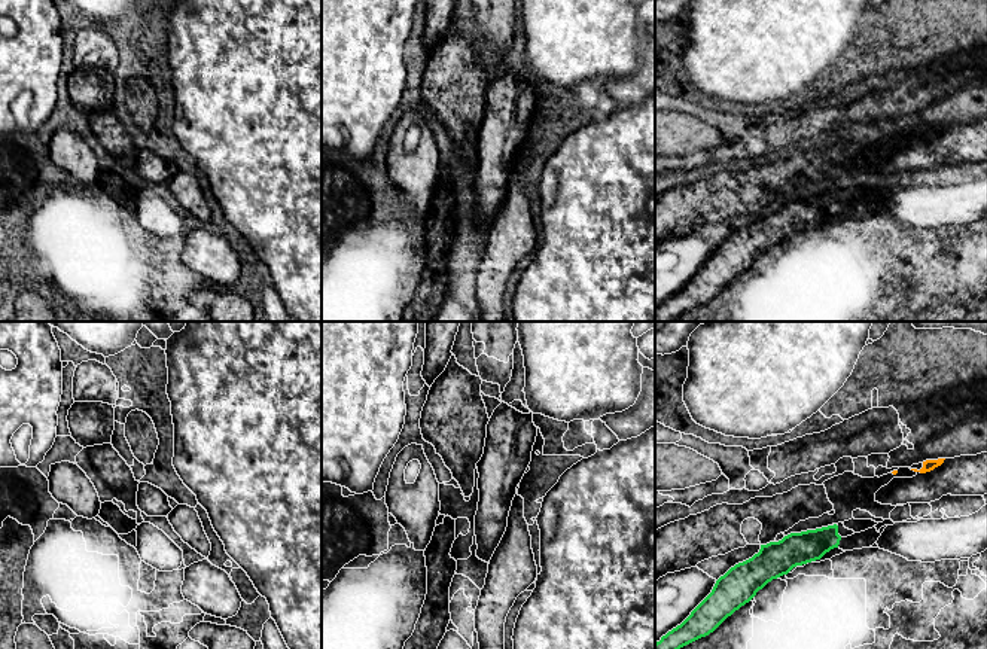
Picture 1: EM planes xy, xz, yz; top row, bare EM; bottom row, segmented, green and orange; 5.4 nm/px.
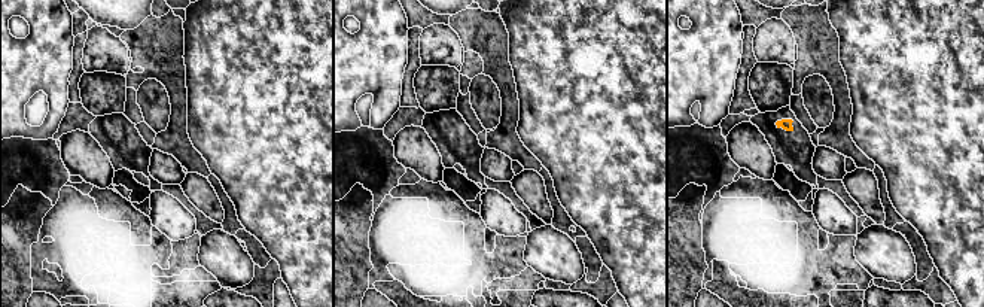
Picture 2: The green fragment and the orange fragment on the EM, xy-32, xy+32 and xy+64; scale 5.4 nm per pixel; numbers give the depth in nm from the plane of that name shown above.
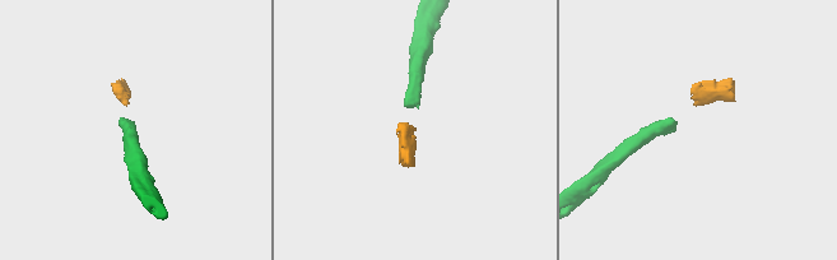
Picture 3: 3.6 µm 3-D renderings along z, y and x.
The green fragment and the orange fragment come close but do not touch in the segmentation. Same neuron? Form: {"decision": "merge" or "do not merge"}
{"decision": "do not merge"}

